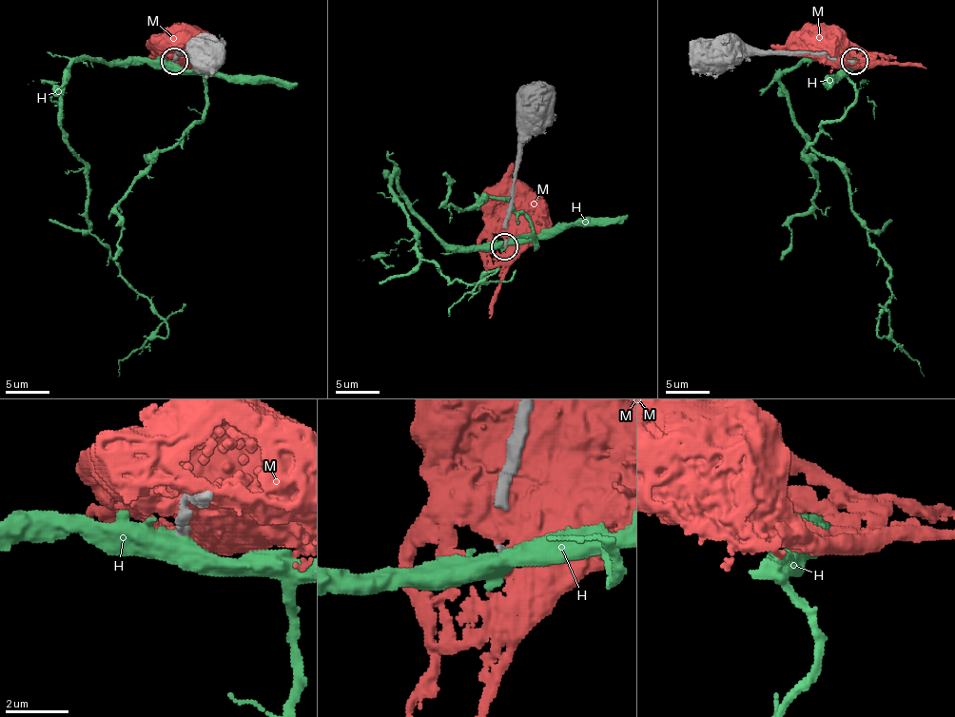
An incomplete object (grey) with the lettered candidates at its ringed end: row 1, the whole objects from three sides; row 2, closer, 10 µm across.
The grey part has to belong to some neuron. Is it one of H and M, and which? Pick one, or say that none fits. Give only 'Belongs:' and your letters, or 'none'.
Belongs: none

